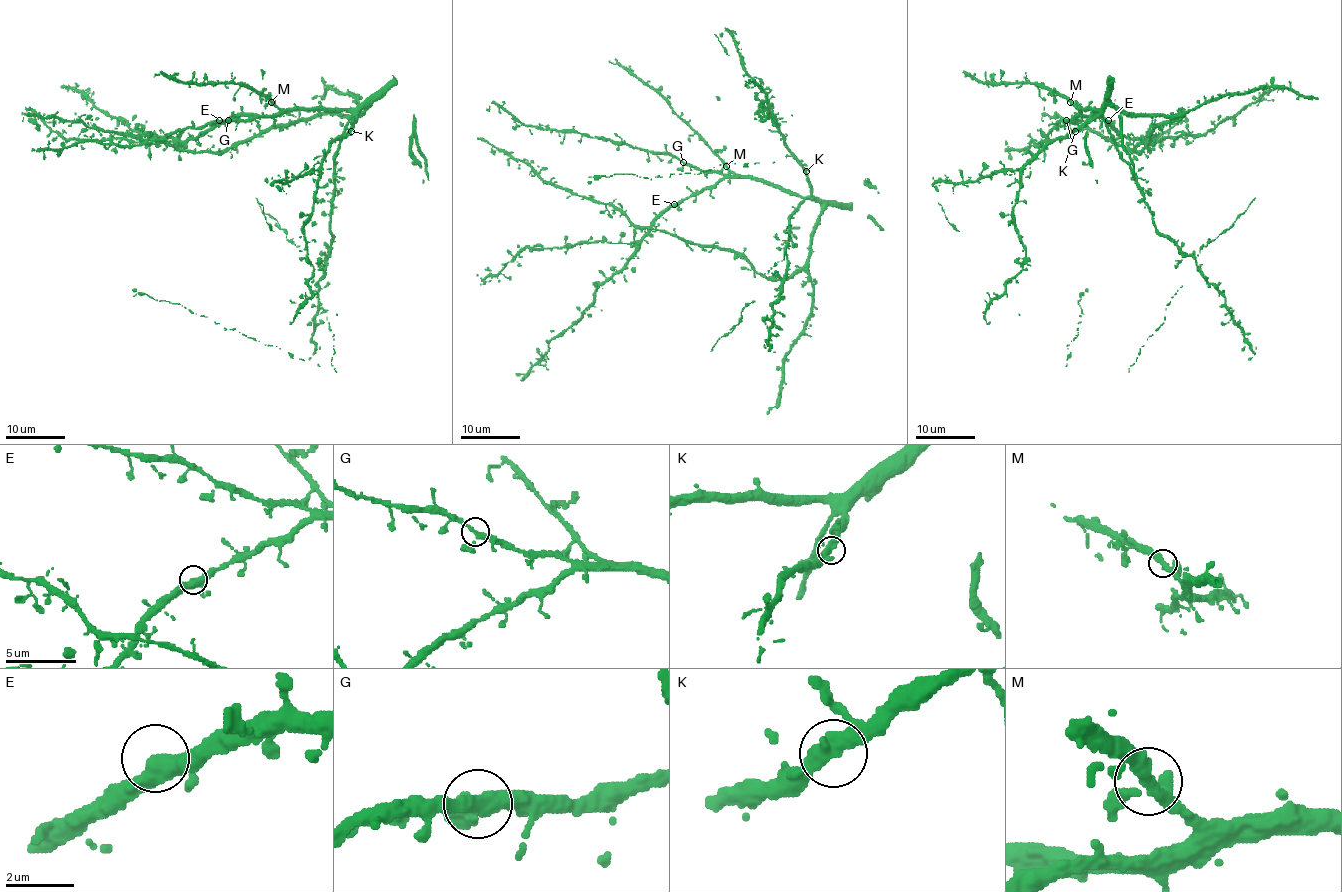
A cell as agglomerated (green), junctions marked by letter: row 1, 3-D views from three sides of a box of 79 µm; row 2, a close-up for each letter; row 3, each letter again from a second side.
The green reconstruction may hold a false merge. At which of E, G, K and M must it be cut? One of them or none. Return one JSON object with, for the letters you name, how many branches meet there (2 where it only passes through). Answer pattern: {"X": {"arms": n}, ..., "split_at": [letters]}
{"split_at": []}

